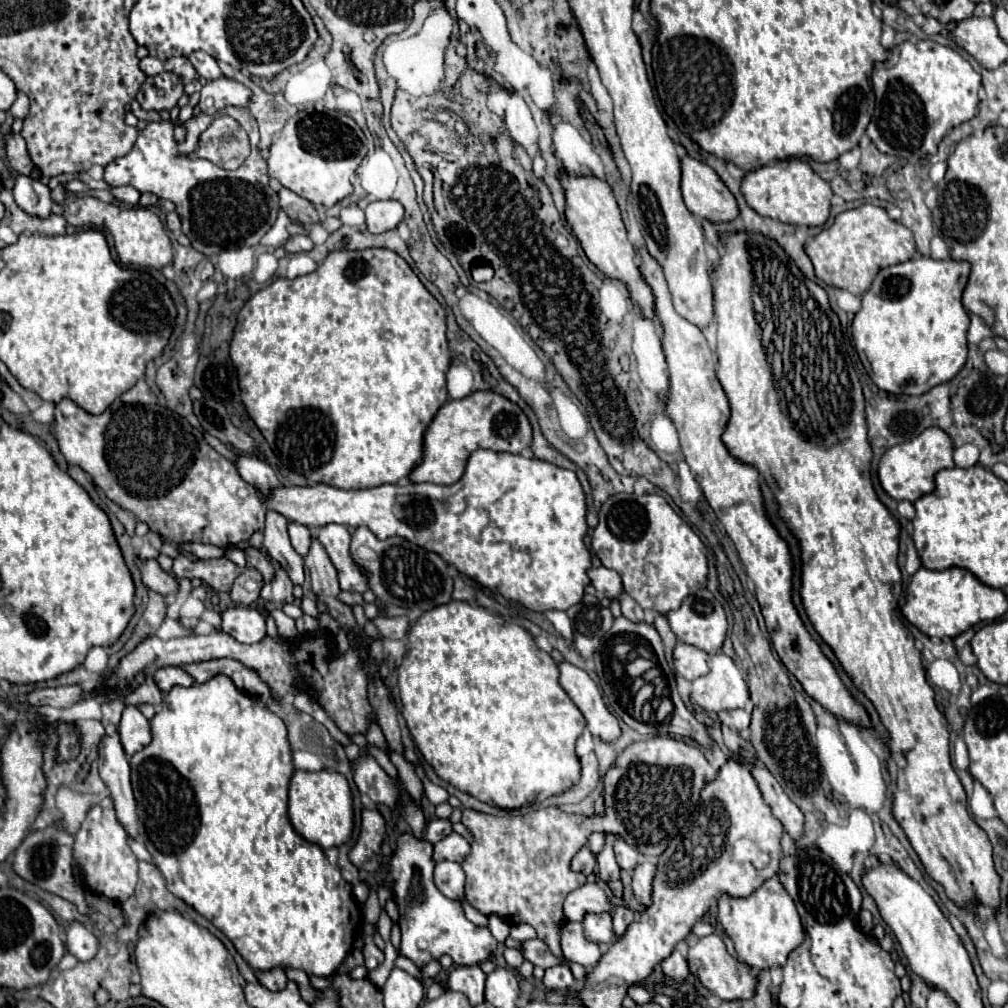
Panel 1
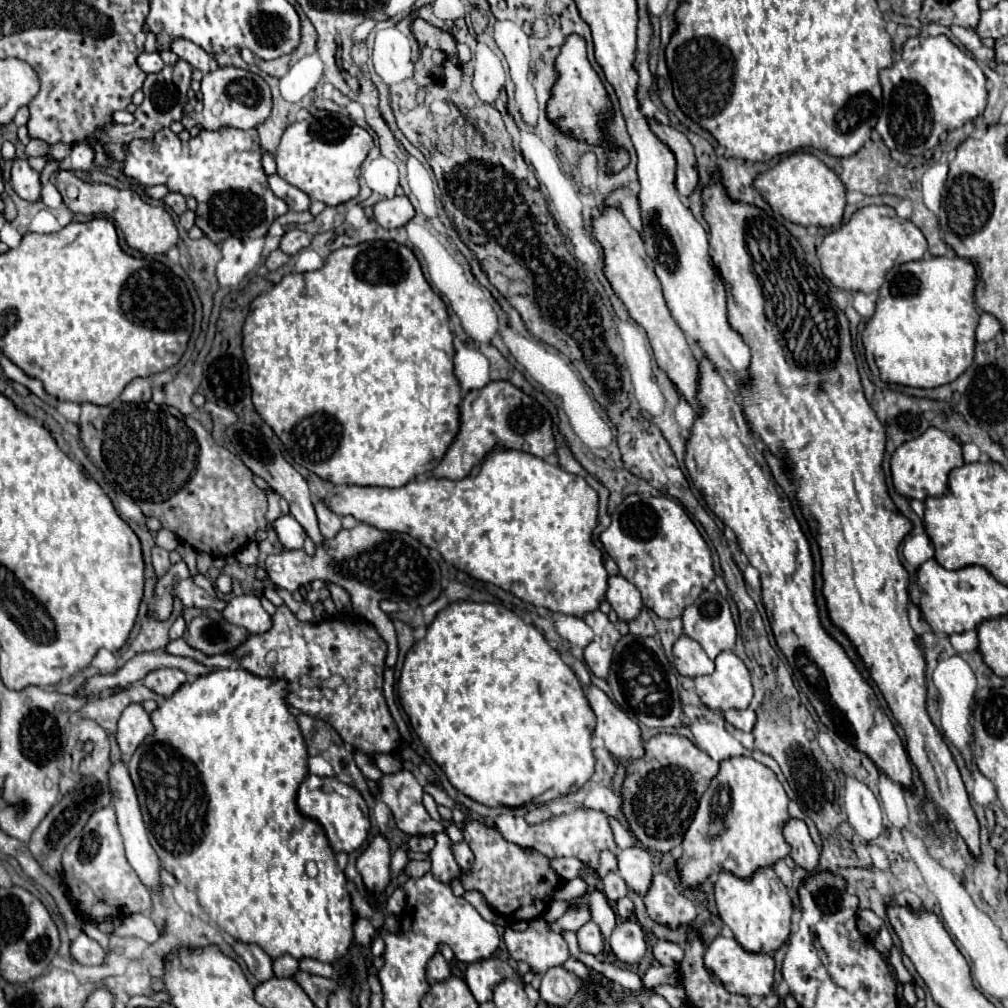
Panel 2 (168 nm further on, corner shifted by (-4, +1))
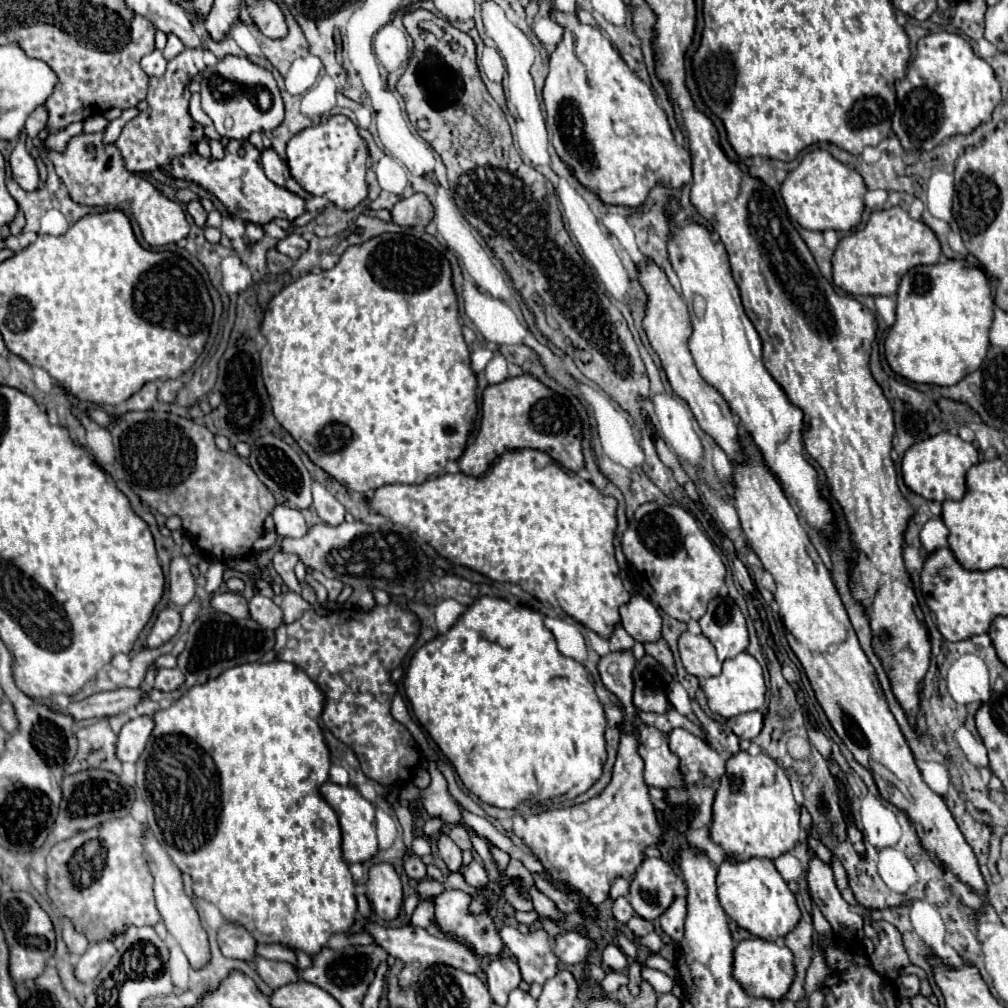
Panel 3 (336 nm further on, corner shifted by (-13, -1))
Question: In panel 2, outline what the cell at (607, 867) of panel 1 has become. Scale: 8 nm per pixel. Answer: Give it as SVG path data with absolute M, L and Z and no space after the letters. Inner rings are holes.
M611 870L611 874L607 874L603 878L603 892L611 902L617 902L619 898L623 898L627 894L627 884L623 882L623 878L619 876L617 870Z

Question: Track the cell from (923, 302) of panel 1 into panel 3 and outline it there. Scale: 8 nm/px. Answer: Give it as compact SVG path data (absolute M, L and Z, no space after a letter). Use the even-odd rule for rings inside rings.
M966 260L912 268L898 286L896 322L886 338L890 368L910 382L954 386L972 374L988 352L994 300L986 274Z

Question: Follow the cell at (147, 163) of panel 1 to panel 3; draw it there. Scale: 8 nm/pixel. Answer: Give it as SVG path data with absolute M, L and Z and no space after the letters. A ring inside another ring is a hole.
M230 140L222 160L216 160L216 158L208 160L208 158L202 158L198 152L194 152L192 156L180 156L172 160L172 166L168 172L174 178L186 178L200 184L204 190L220 198L232 216L236 216L236 210L238 210L238 218L244 222L254 222L258 226L264 226L274 218L294 220L306 212L304 198L300 198L298 194L282 186L276 186L266 178L260 166L260 152L248 140L244 142Z

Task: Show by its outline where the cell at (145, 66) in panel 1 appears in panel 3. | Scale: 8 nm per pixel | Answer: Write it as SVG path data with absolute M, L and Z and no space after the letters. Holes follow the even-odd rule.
M154 50L154 52L150 52L148 56L142 58L140 66L148 76L162 76L164 70L166 70L166 60L164 60L160 50Z

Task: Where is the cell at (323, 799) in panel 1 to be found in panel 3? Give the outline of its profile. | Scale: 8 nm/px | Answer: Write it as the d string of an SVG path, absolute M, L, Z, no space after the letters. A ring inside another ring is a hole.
M326 782L320 788L324 800L334 808L340 828L342 828L342 856L348 864L366 862L378 854L378 840L376 840L376 826L374 826L374 806L358 792L354 786L338 786L334 782Z

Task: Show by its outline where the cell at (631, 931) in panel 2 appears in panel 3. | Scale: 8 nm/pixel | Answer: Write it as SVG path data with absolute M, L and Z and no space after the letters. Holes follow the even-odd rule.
M634 960L634 962L630 962L630 966L628 966L628 990L630 990L630 994L636 998L638 994L640 994L640 984L642 984L642 976L640 976L640 964Z

